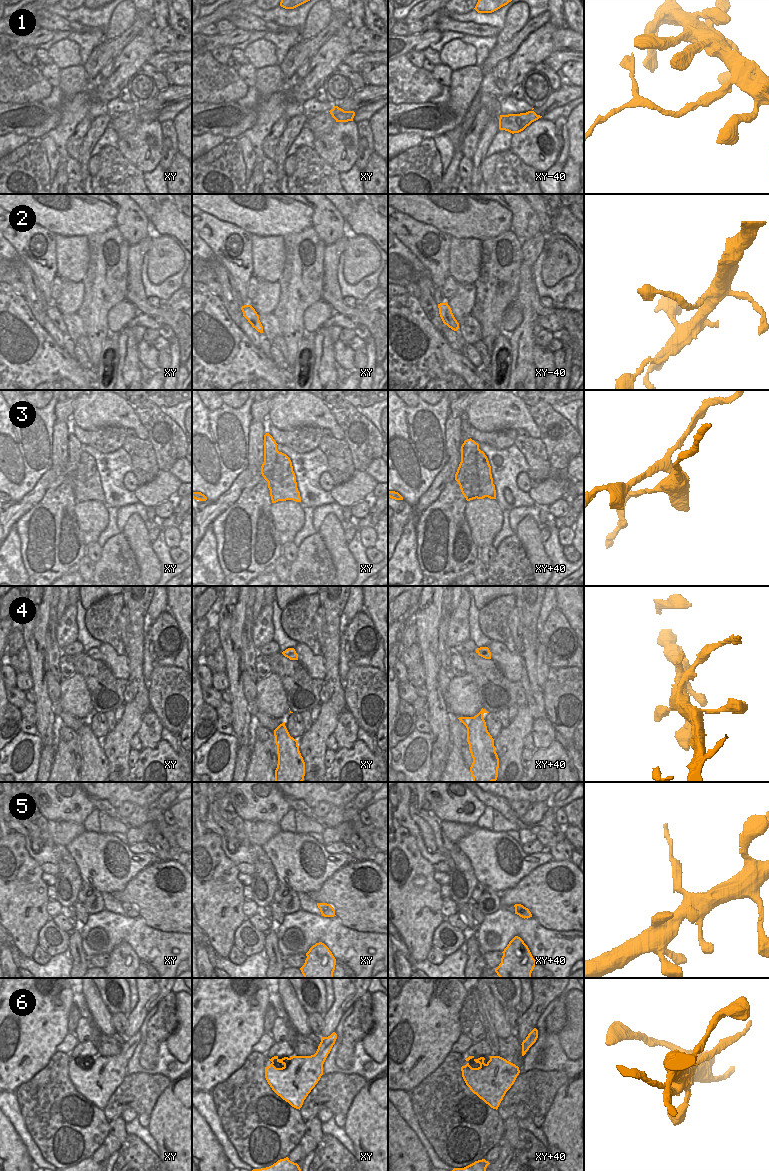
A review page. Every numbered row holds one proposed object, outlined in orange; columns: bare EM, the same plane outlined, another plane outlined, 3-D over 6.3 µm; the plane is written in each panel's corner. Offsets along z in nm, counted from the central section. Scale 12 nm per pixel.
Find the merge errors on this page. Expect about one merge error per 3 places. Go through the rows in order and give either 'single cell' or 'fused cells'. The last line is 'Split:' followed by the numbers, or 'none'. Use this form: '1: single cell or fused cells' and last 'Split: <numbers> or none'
1: fused cells
2: single cell
3: fused cells
4: fused cells
5: fused cells
6: fused cells
Split: 1, 3, 4, 5, 6

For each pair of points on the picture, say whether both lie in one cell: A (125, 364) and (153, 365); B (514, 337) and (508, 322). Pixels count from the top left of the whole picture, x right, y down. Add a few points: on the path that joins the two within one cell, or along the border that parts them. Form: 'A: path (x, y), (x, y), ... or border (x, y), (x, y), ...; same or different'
A: border (137, 342), (137, 355), (140, 362); different
B: border (521, 308), (522, 321), (508, 335); different

